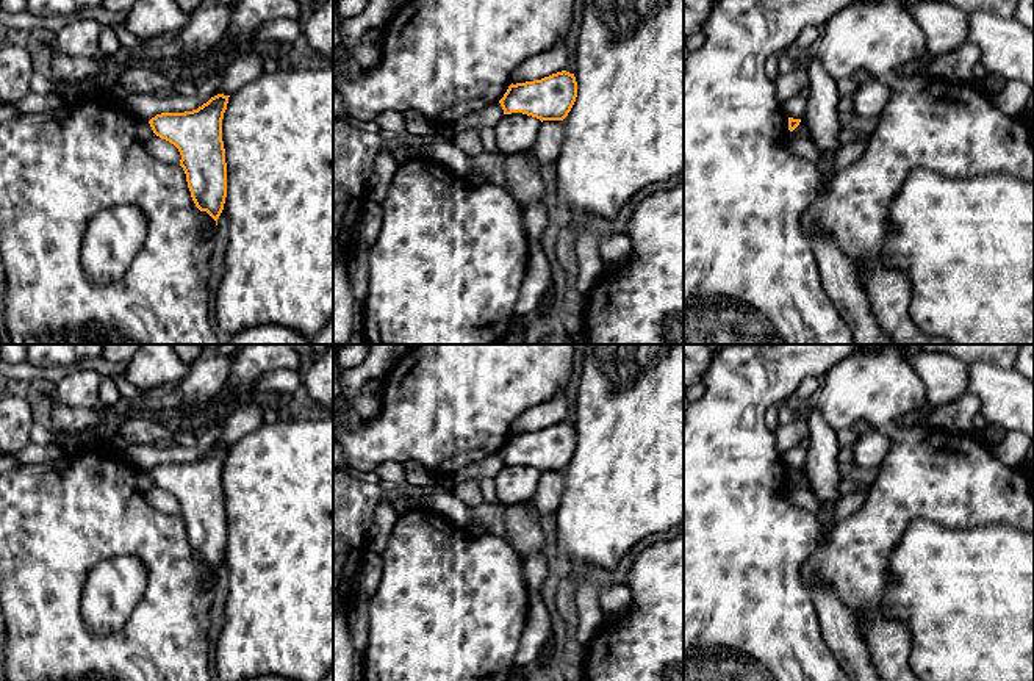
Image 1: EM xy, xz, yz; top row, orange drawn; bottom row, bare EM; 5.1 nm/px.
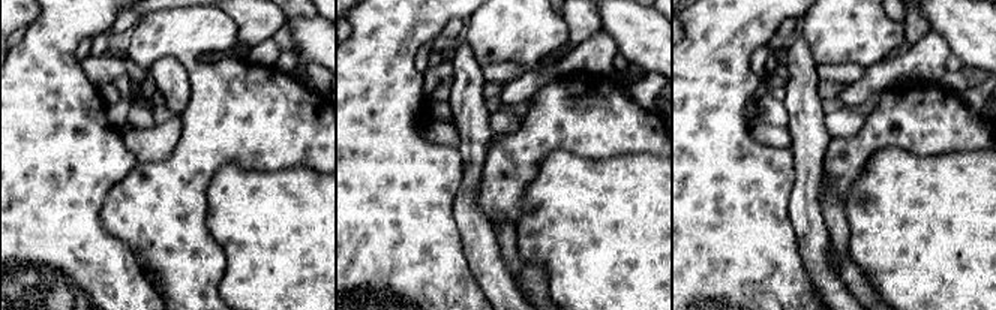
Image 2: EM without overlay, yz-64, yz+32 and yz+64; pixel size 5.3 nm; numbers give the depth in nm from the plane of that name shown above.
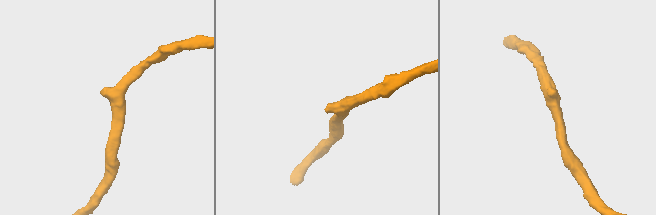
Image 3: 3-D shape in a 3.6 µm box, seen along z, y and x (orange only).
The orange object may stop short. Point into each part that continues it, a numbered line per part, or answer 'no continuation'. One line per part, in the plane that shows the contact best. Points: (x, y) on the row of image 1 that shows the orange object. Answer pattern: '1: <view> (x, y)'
no continuation

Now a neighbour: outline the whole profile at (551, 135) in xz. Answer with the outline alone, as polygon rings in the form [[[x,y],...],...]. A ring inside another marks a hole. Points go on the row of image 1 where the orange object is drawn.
[[[543,121],[532,149],[541,164],[555,161],[566,136],[565,121]]]

